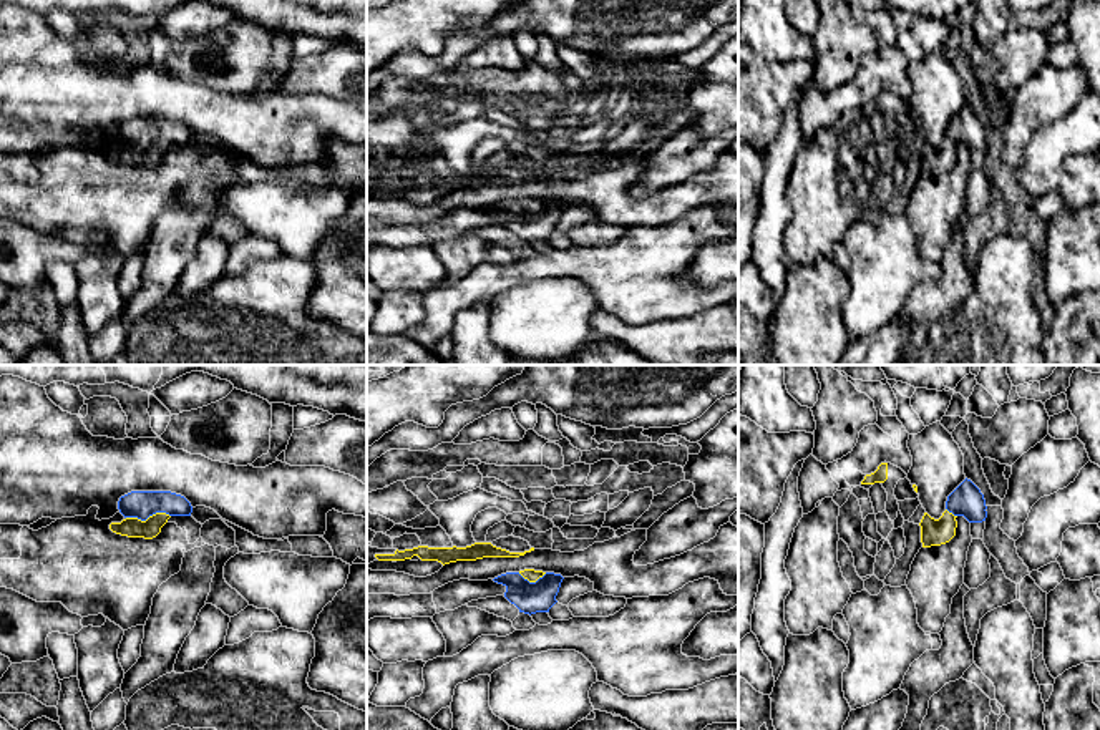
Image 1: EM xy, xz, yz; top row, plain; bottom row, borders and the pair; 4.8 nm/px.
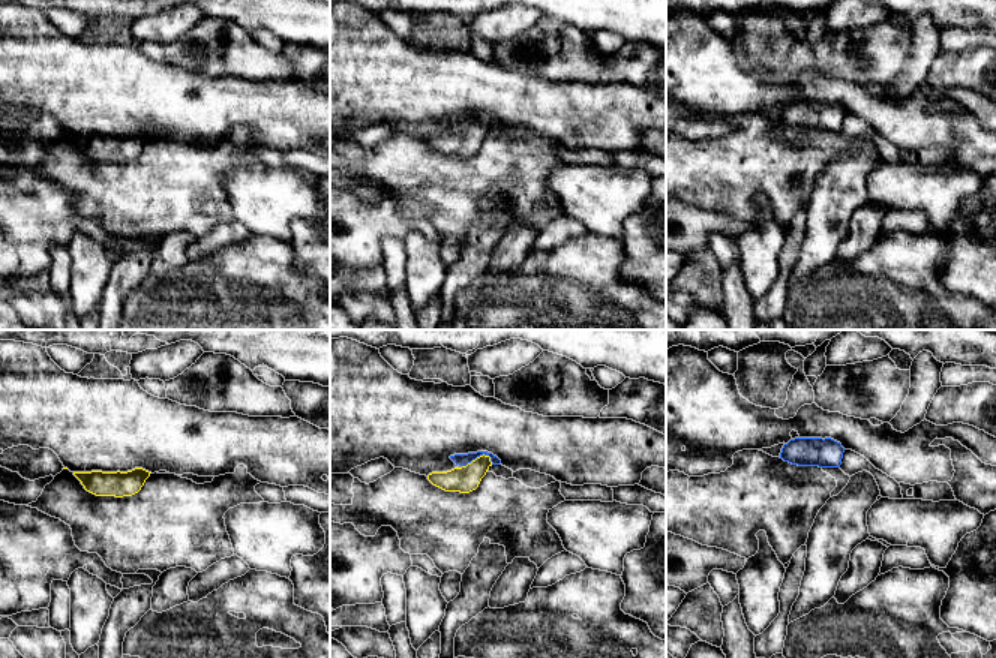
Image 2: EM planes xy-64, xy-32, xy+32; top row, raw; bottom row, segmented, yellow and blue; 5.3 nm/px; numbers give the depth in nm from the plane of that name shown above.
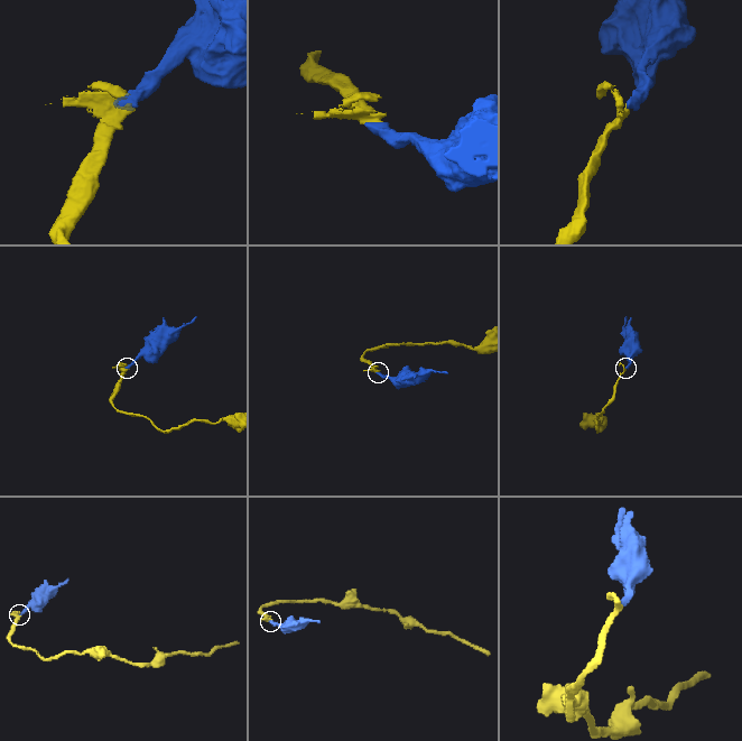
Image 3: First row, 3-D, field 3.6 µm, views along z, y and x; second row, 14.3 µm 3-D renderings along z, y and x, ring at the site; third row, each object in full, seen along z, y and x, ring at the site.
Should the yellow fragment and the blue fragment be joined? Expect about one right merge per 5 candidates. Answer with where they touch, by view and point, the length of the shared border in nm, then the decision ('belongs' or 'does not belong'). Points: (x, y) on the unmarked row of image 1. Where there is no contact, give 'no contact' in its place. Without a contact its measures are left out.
contact xy (150, 145); length 220 nm; belongs

